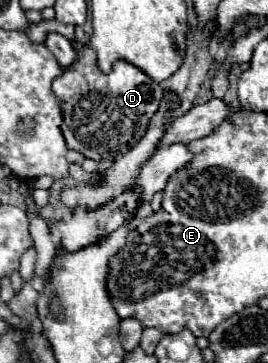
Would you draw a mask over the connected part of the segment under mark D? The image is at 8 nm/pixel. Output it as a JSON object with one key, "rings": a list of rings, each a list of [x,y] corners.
{"rings":[[[71,39],[71,45],[79,57],[53,81],[53,93],[63,113],[61,133],[69,149],[93,161],[111,161],[119,153],[125,155],[143,137],[149,119],[159,107],[163,87],[145,71],[123,59],[115,61],[111,73],[105,75],[97,65],[97,55],[91,45],[83,45],[77,39]]]}

